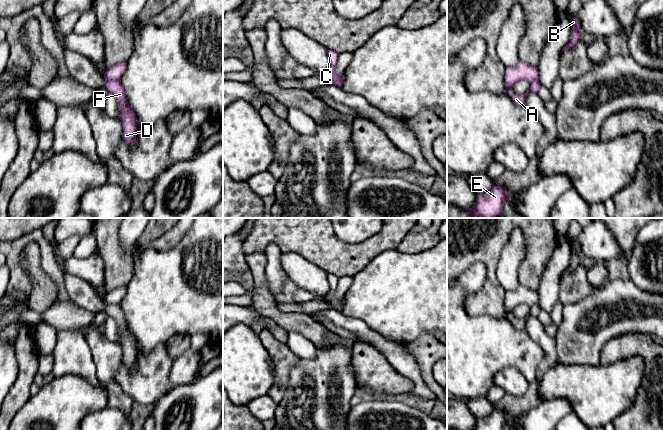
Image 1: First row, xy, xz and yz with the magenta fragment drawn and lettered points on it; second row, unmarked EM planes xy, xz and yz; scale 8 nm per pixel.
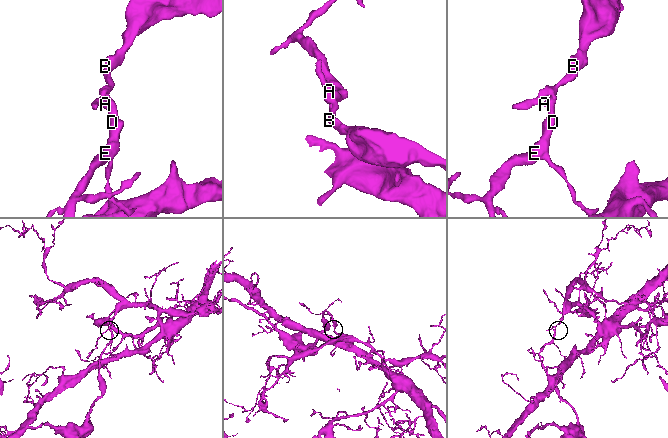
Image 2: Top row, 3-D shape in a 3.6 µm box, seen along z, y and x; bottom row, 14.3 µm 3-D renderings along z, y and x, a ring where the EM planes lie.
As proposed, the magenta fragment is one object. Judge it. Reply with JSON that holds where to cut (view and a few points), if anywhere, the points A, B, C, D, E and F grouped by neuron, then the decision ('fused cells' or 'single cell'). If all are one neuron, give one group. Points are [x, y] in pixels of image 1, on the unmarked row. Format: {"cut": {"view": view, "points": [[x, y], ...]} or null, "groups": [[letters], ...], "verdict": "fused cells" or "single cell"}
{"cut": {"view": "xy", "points": [[119, 303], [105, 305]]}, "groups": [["A", "D", "E", "F"], ["B", "C"]], "verdict": "fused cells"}

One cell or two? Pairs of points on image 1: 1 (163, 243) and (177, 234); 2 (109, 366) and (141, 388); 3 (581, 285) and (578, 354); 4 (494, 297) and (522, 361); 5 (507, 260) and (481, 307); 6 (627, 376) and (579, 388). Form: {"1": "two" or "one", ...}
{"1": "one", "2": "two", "3": "two", "4": "two", "5": "two", "6": "one"}

